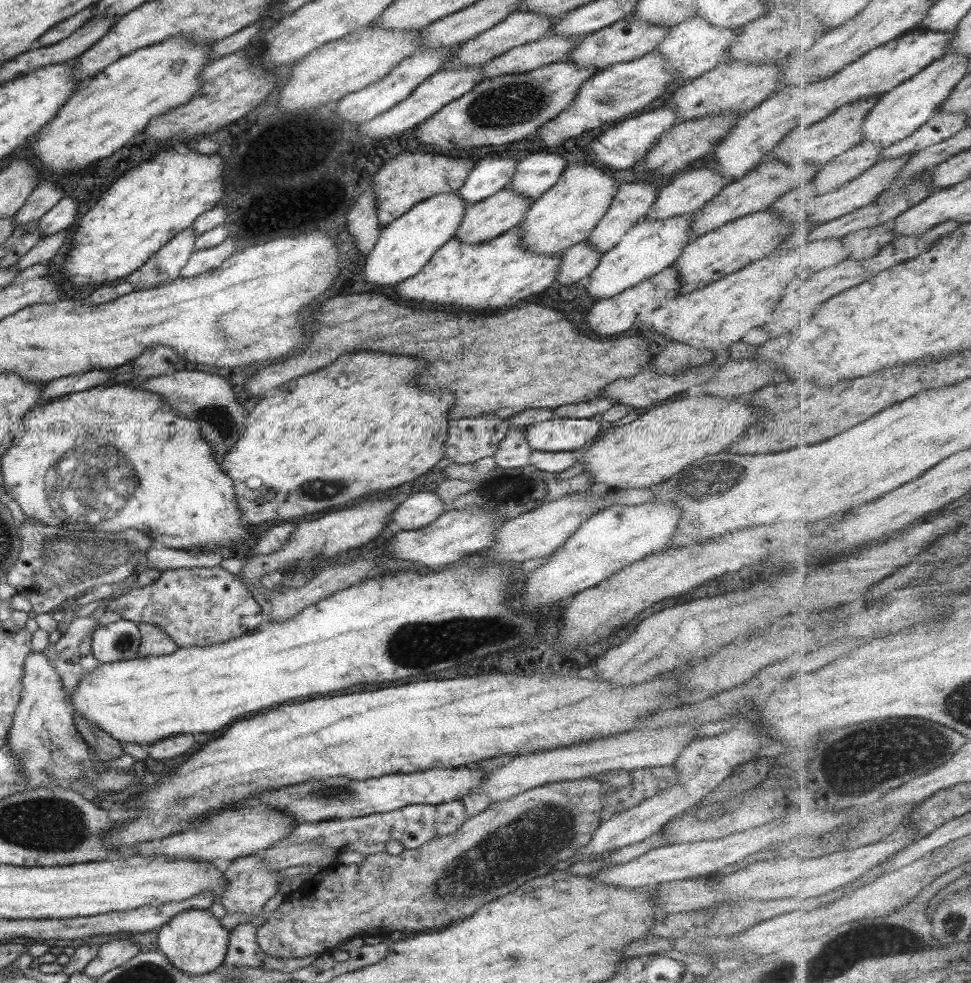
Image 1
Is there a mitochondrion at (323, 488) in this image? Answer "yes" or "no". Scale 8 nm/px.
yes

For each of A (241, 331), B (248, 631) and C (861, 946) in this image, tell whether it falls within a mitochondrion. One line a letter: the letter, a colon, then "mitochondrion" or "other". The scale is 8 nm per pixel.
A: mitochondrion
B: other
C: mitochondrion

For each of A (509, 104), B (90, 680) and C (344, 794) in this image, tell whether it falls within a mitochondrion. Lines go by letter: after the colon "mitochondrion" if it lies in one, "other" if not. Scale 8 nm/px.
A: mitochondrion
B: other
C: mitochondrion

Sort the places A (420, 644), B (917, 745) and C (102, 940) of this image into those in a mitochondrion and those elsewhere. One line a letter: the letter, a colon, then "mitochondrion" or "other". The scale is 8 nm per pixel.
A: mitochondrion
B: mitochondrion
C: other

